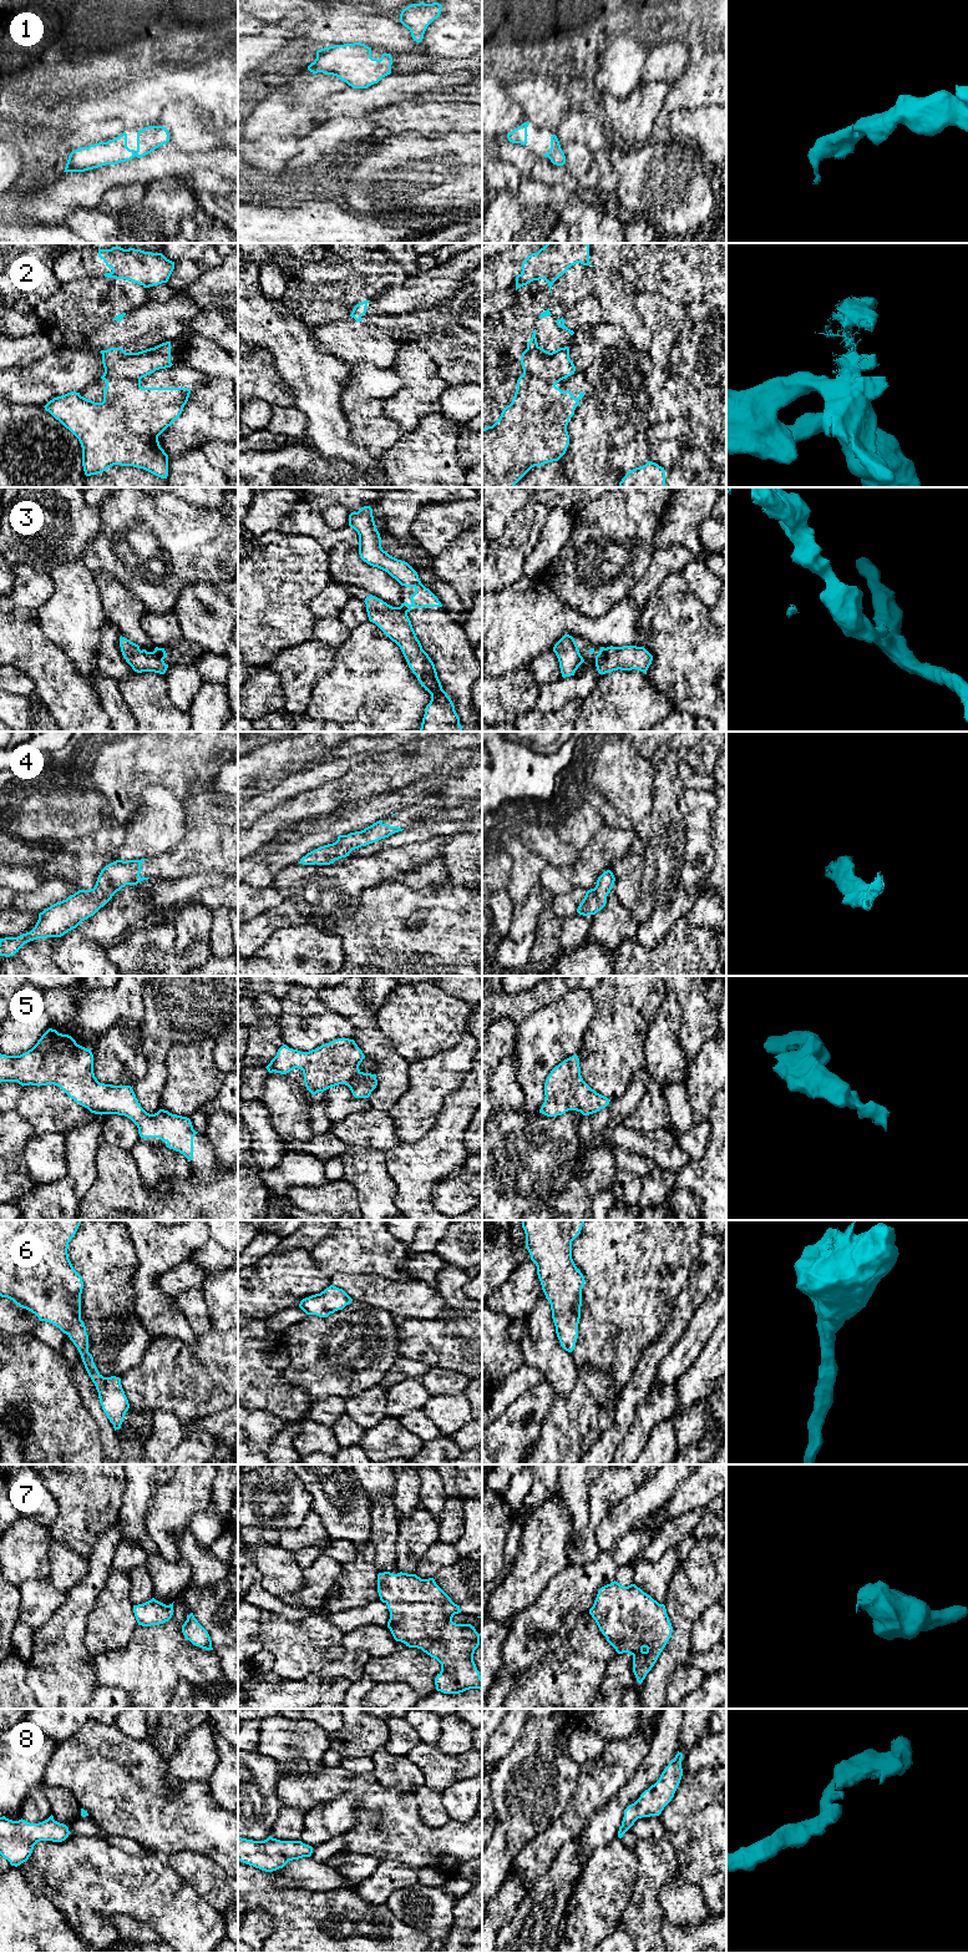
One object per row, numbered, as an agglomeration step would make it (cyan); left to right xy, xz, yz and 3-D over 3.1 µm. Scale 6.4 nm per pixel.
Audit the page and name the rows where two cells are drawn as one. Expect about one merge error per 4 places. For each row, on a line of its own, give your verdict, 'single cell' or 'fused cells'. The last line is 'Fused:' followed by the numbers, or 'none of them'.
1: single cell
2: fused cells
3: fused cells
4: single cell
5: single cell
6: single cell
7: single cell
8: single cell
Fused: 2, 3

